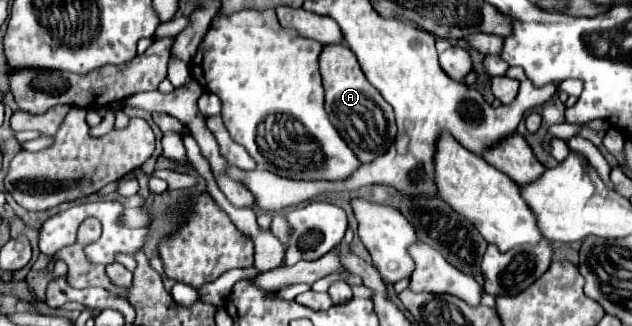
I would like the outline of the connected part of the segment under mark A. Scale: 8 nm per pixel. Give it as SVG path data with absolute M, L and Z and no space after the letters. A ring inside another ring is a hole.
M325 45L319 65L325 85L325 109L343 141L353 149L361 163L369 163L387 153L397 133L395 113L381 93L367 81L353 51L345 45Z

